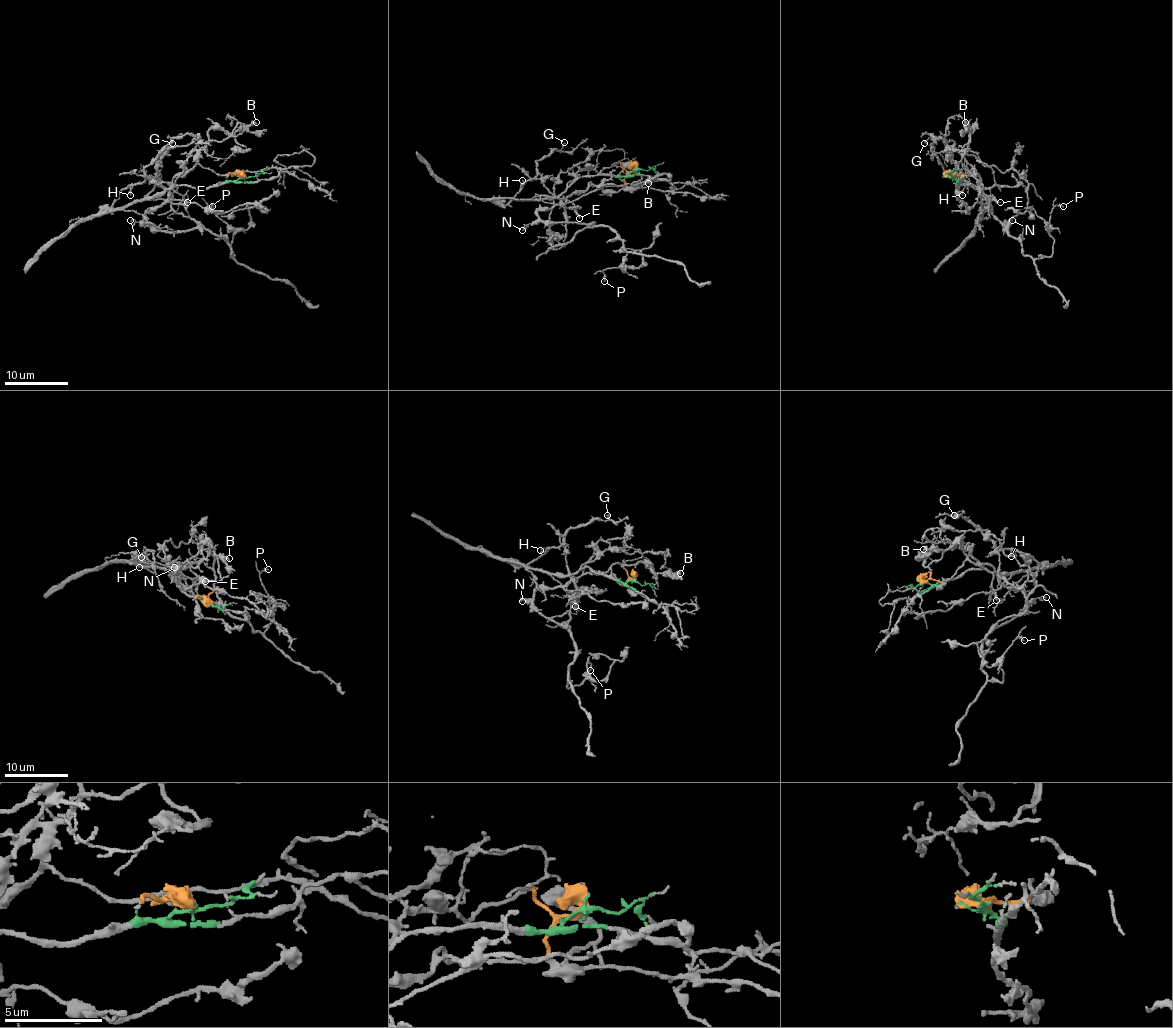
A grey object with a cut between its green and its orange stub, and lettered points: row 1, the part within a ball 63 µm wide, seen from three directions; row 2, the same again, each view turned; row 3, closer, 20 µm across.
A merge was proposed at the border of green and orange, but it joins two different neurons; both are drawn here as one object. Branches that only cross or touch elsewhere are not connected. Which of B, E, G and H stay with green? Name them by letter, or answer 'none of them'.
E, G, H

